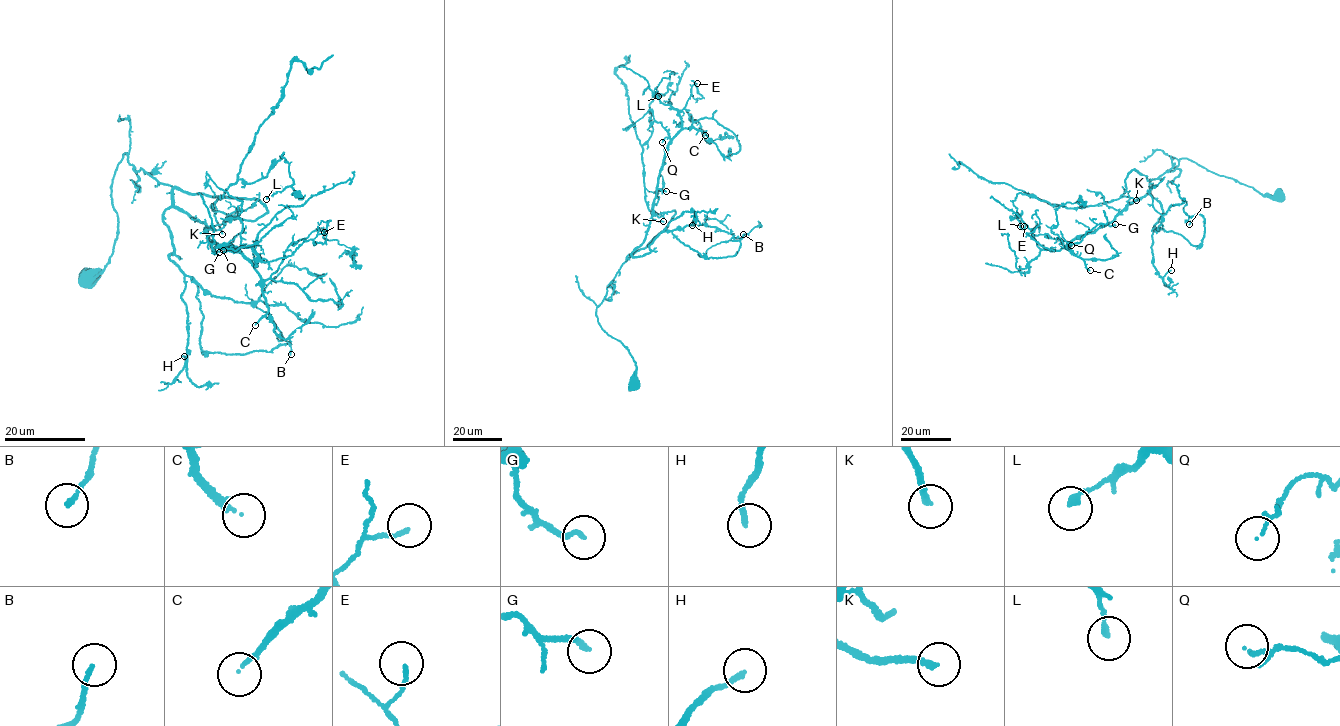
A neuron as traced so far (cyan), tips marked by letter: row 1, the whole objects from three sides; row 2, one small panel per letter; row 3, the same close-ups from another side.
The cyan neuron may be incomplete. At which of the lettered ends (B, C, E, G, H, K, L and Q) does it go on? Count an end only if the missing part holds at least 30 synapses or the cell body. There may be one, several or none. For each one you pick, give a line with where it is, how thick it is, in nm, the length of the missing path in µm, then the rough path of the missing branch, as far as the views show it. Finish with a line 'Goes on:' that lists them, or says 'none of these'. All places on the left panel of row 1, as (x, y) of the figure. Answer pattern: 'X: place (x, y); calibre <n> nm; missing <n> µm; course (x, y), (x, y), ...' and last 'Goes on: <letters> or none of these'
C: place (255, 325); calibre 130 nm; missing 25 µm; course (255, 325), (224, 319), (218, 312), (211, 309), (208, 298), (205, 299), (207, 302)
K: place (222, 234); calibre 190 nm; missing 60 µm; course (222, 234), (215, 255), (220, 265), (247, 271), (263, 269), (263, 280), (275, 304), (285, 312), (362, 310)
Goes on: C, K

